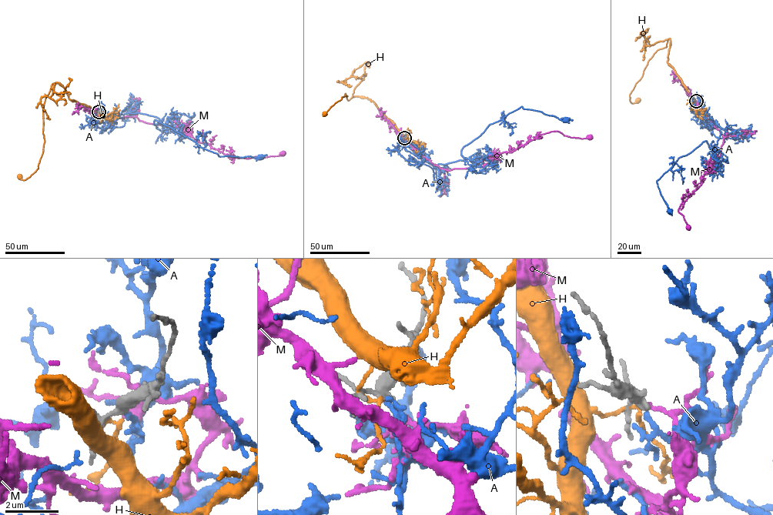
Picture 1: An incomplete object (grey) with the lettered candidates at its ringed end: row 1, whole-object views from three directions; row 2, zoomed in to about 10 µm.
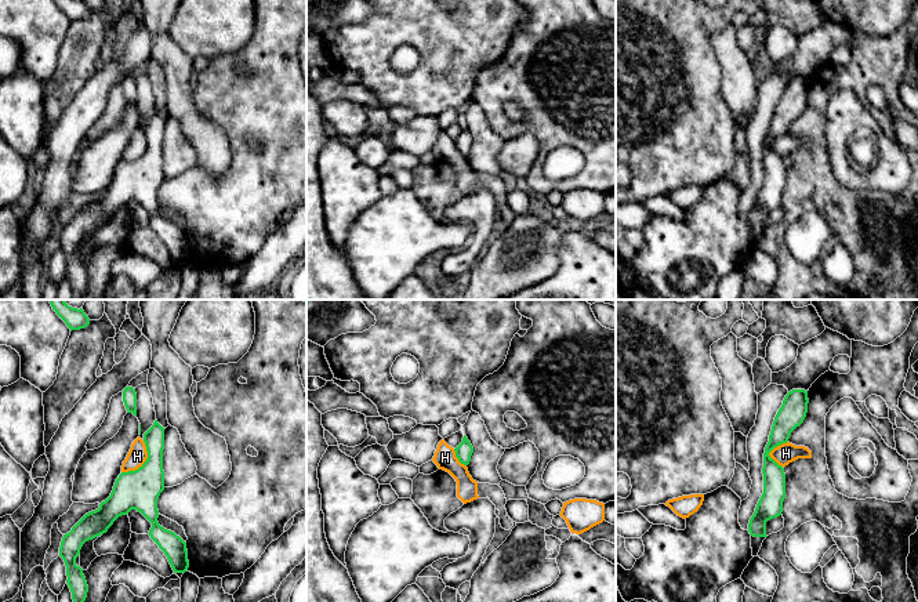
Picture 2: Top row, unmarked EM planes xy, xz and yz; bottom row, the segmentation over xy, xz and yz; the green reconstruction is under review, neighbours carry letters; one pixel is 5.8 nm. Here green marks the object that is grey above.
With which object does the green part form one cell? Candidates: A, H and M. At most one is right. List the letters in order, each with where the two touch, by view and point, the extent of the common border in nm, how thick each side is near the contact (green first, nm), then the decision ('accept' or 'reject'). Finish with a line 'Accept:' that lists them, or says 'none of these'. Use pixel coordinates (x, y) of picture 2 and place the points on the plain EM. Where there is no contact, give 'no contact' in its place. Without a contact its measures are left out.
A: no contact; accept
H: contact xy (144, 153); length 240 nm; calibres 240 and 110 nm; reject
M: no contact; reject
Accept: A

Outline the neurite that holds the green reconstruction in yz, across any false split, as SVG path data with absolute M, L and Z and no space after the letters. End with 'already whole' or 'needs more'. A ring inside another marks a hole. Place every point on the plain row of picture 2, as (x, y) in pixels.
M792 80L785 86L774 108L769 133L763 144L763 184L748 214L748 222L754 228L768 228L766 213L780 207L783 203L785 164L784 159L769 144L774 138L787 134L791 123L803 113L808 104L808 94L808 81Z | already whole

